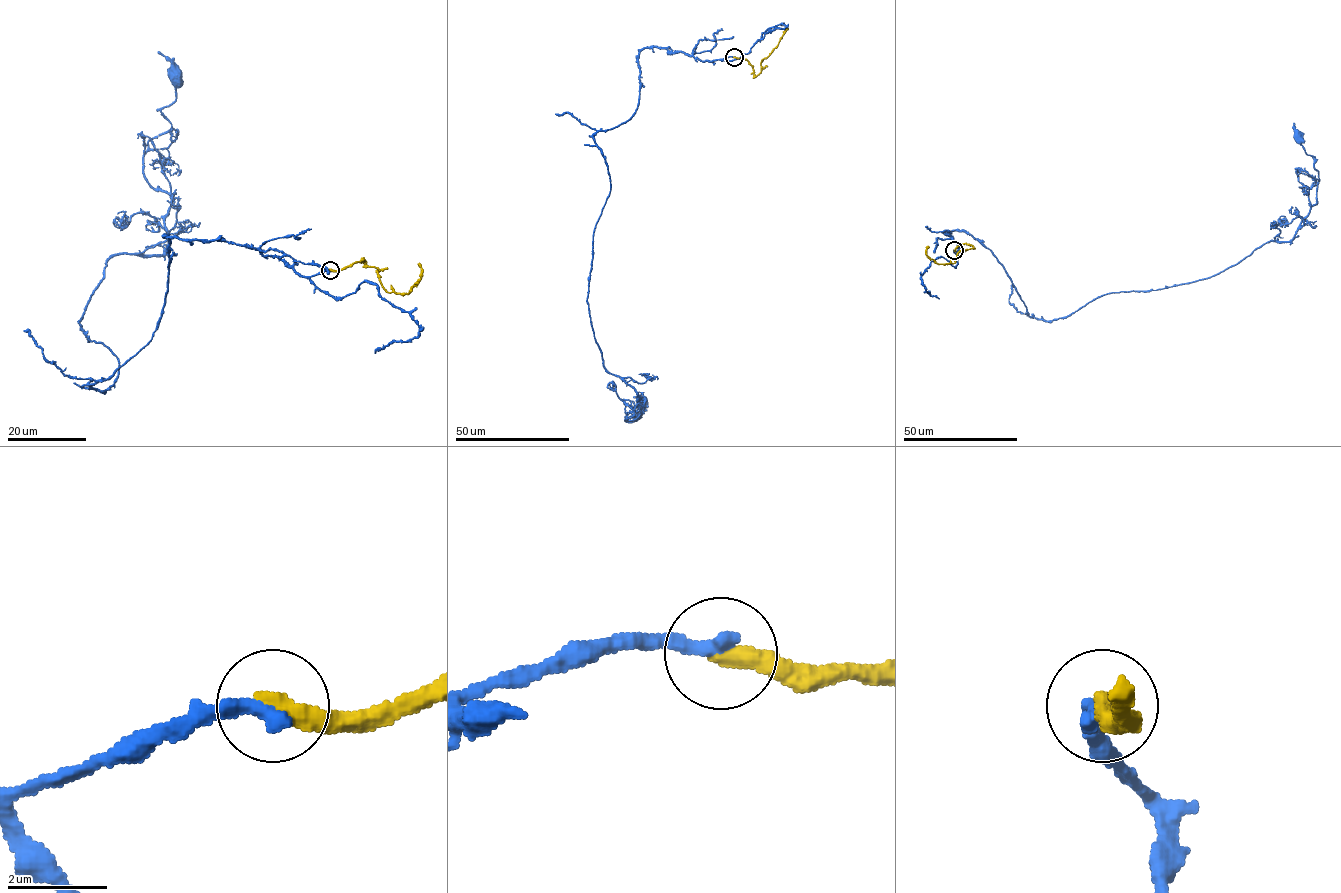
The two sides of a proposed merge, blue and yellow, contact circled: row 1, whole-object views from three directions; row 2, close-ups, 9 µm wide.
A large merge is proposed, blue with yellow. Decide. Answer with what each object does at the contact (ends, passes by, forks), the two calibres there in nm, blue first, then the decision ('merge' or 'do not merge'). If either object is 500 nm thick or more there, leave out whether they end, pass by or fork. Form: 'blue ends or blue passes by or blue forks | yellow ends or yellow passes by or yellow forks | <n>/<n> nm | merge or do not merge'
blue ends | yellow ends | 360/460 nm | merge

